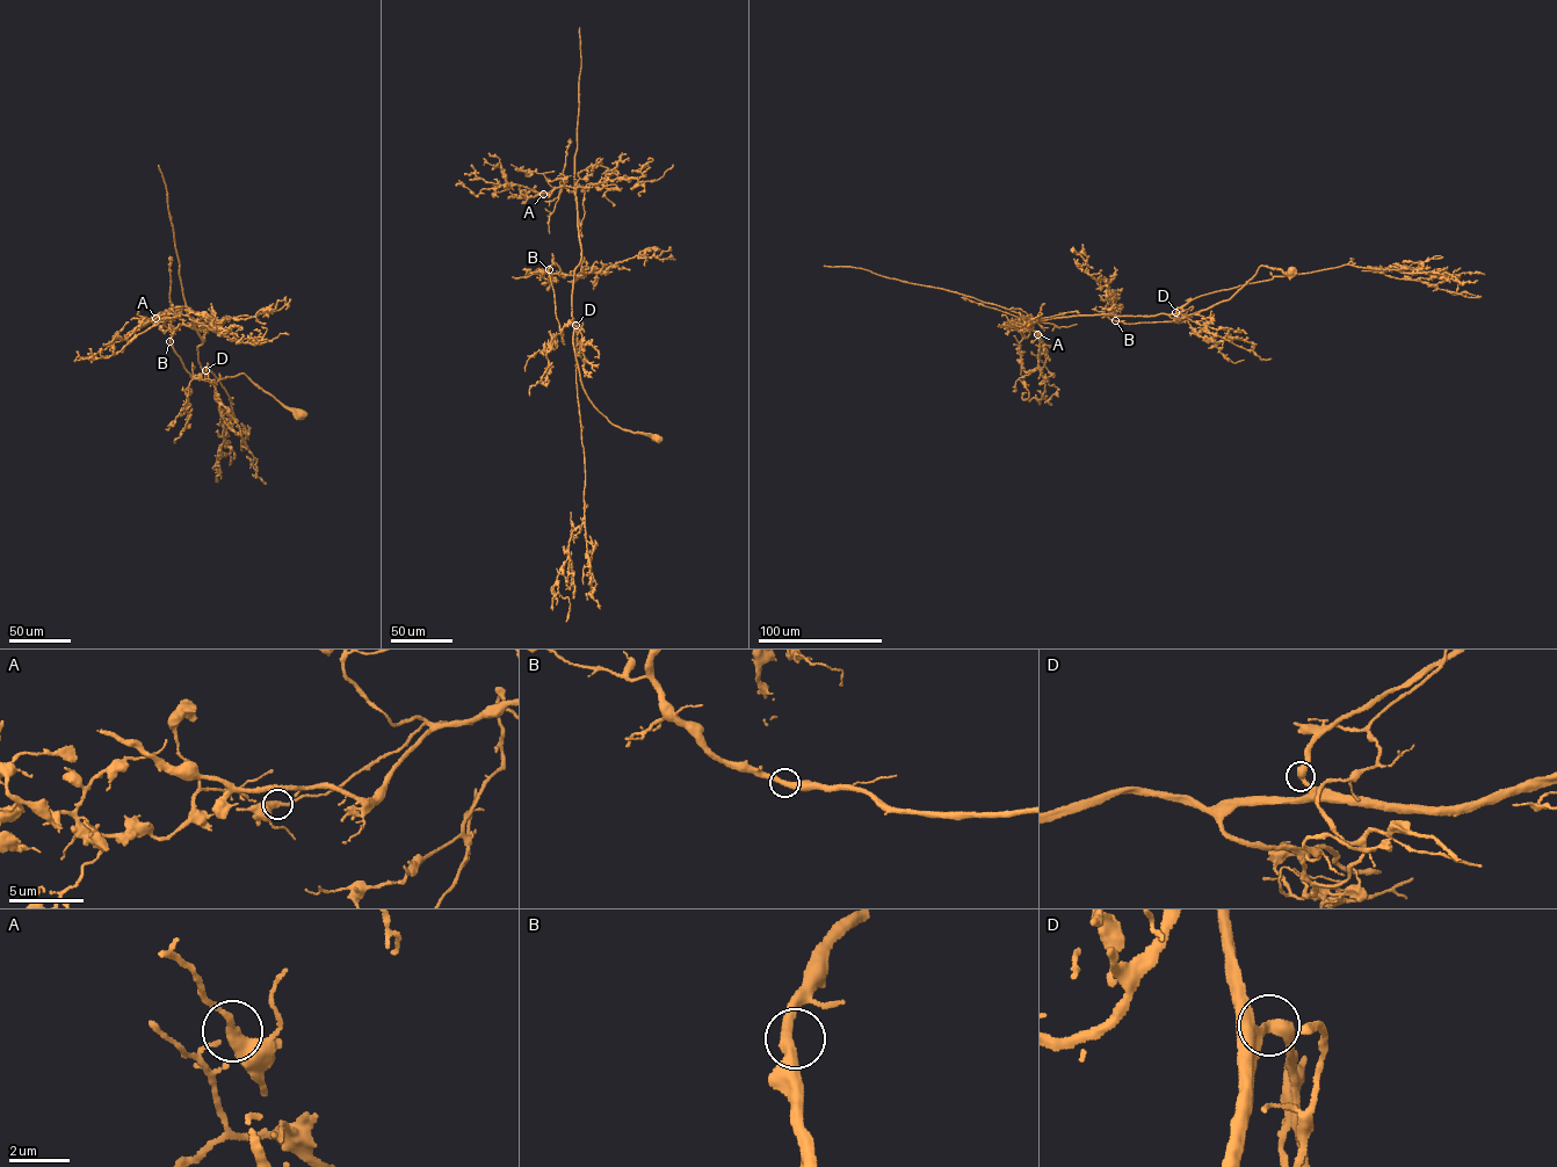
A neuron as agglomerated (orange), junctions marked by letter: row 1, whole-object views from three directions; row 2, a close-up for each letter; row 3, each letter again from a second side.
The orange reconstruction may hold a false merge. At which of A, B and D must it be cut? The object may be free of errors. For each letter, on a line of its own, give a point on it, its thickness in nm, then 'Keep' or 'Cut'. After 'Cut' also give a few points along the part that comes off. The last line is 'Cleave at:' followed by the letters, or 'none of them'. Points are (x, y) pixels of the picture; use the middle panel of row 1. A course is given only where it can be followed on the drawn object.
A: Place: (543, 194). Thickness 360 nm. Keep
B: Place: (549, 269). Thickness 380 nm. Keep
D: Place: (576, 325). Thickness 360 nm. Keep
Cleave at: none of them

